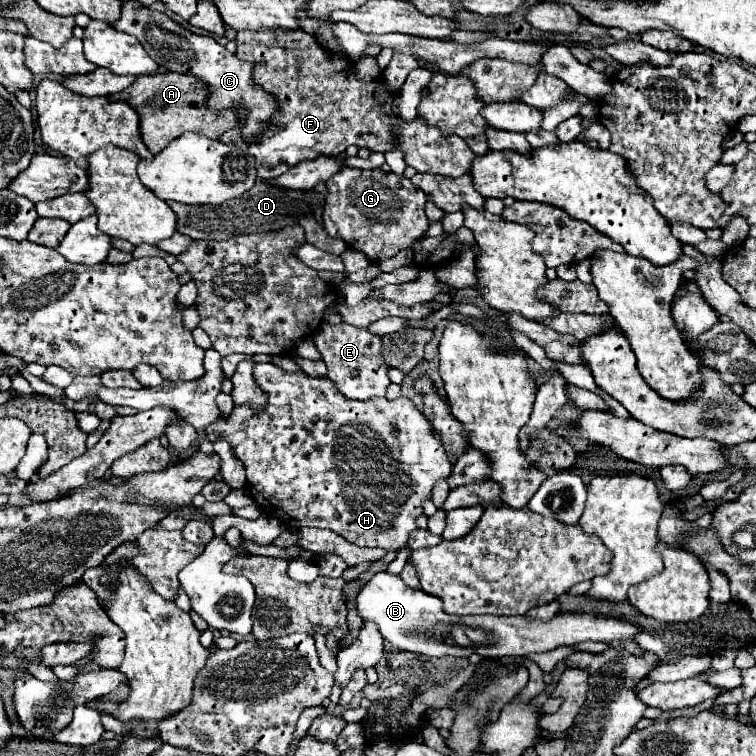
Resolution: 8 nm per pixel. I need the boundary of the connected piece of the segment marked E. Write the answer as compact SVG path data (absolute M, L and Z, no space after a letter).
M322 323L314 335L314 343L328 367L326 375L338 385L338 389L346 397L366 401L376 395L386 395L390 379L388 379L388 365L382 359L382 339L378 335L372 335L366 329L348 323L340 325Z

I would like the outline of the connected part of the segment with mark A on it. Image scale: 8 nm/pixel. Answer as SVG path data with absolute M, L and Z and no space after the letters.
M168 71L168 73L148 75L148 77L136 77L136 81L128 89L110 95L110 99L126 101L138 113L144 145L156 155L160 153L160 149L164 149L164 145L168 145L168 141L180 137L186 131L204 135L208 139L218 139L224 131L236 127L236 115L230 111L224 113L210 111L204 103L206 95L208 91L198 79Z

